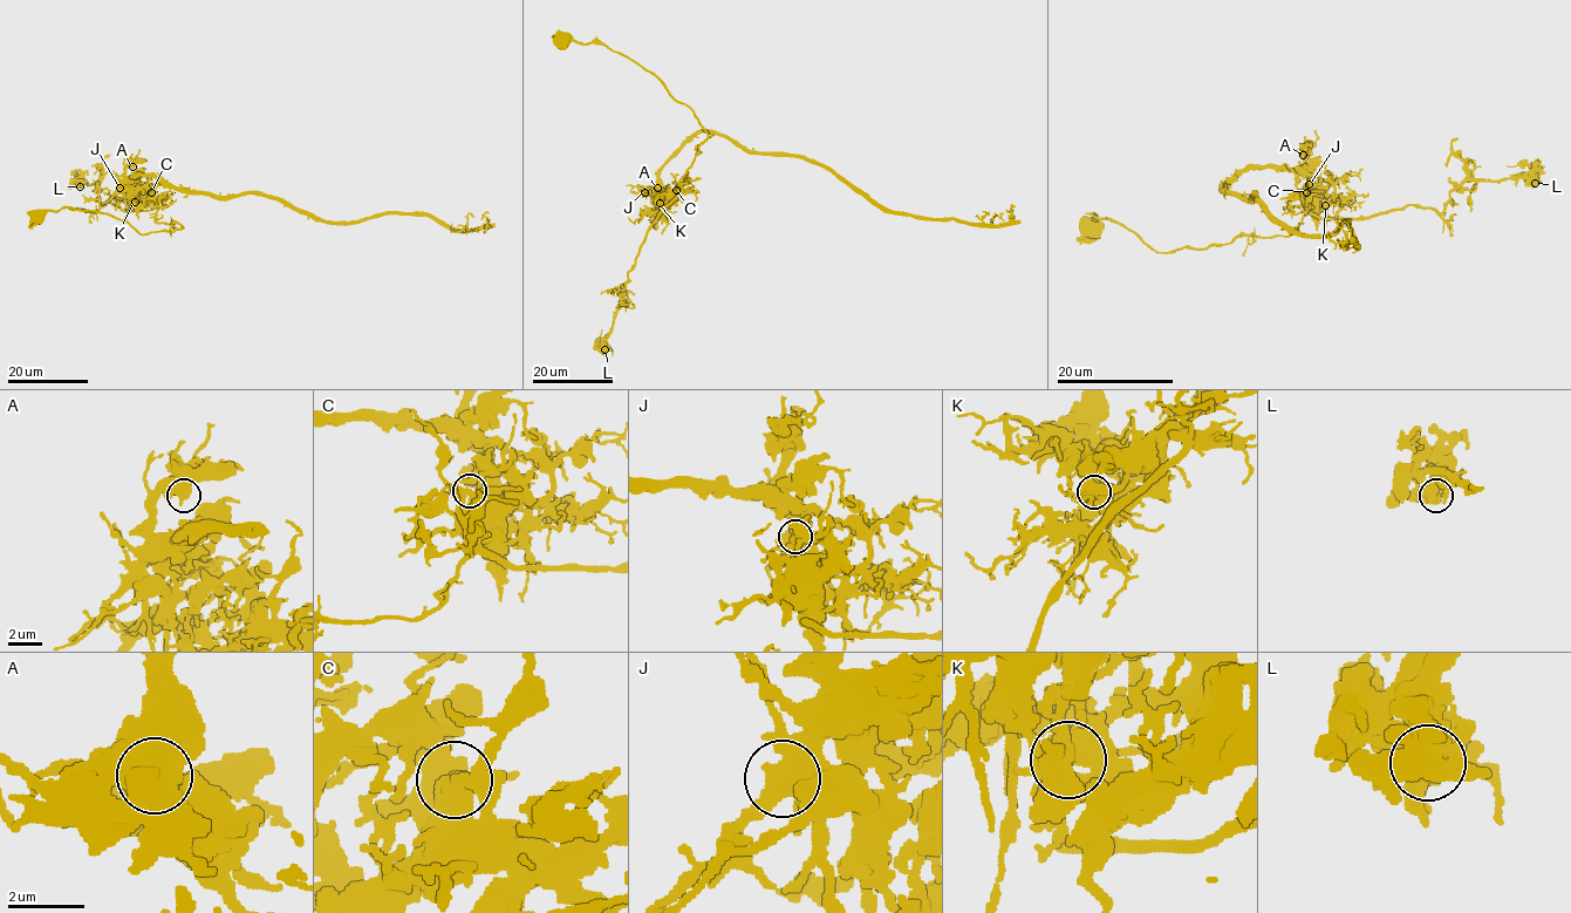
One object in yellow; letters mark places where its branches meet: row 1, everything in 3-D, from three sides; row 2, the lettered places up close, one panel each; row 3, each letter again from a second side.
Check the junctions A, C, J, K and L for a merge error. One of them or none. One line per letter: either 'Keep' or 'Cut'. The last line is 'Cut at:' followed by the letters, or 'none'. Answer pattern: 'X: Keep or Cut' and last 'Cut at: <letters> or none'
A: Keep
C: Keep
J: Keep
K: Cut
L: Keep
Cut at: K

